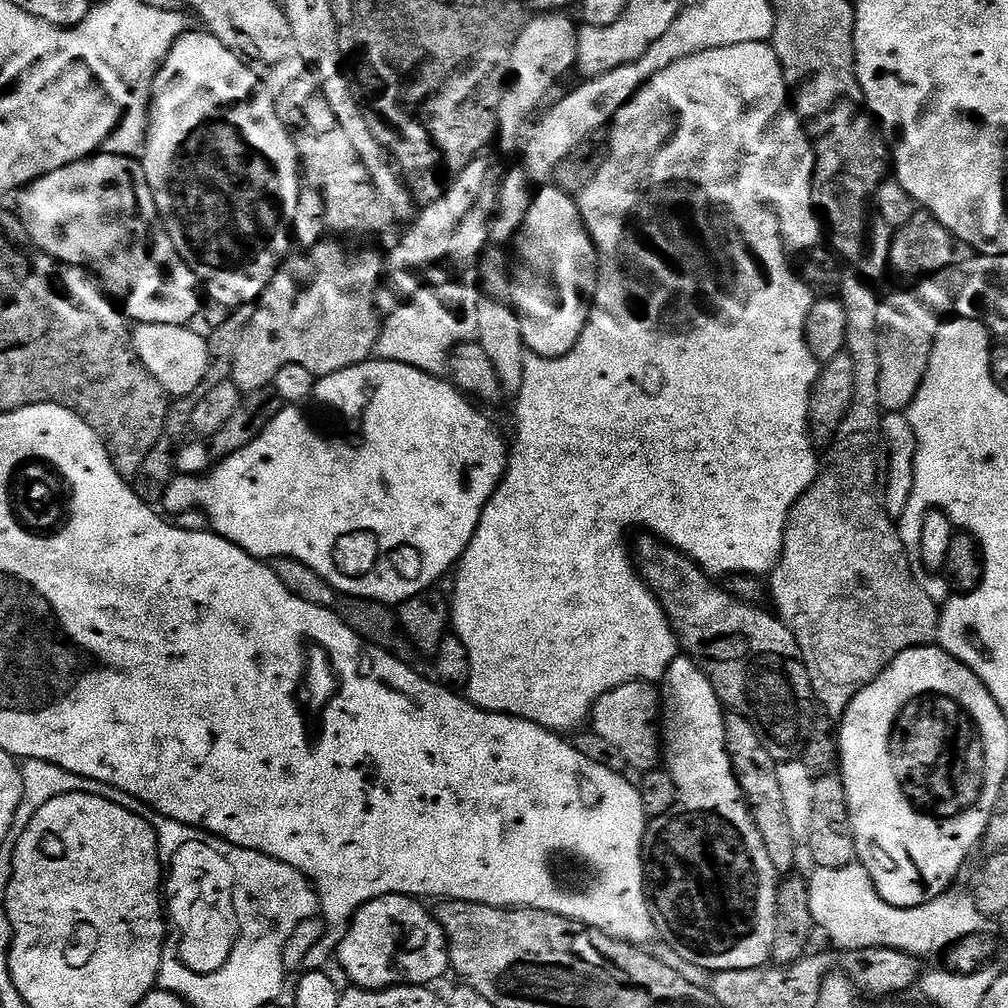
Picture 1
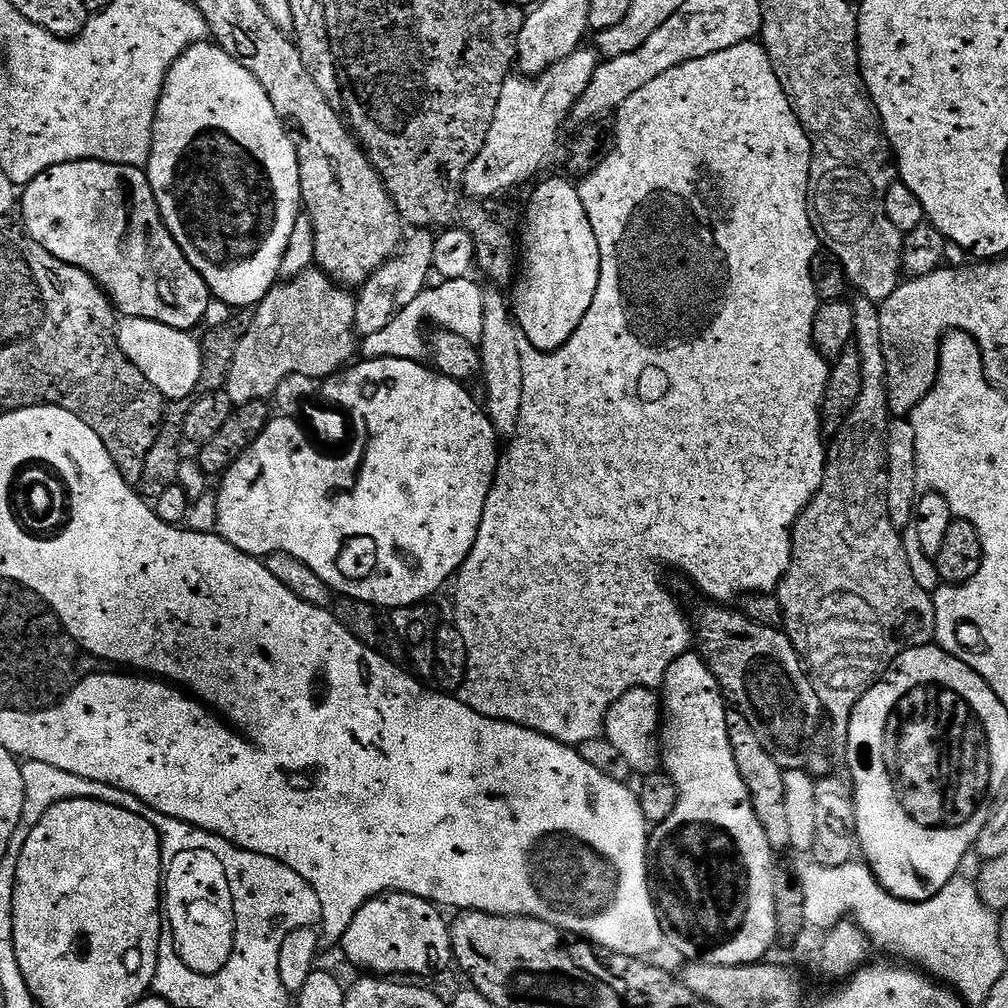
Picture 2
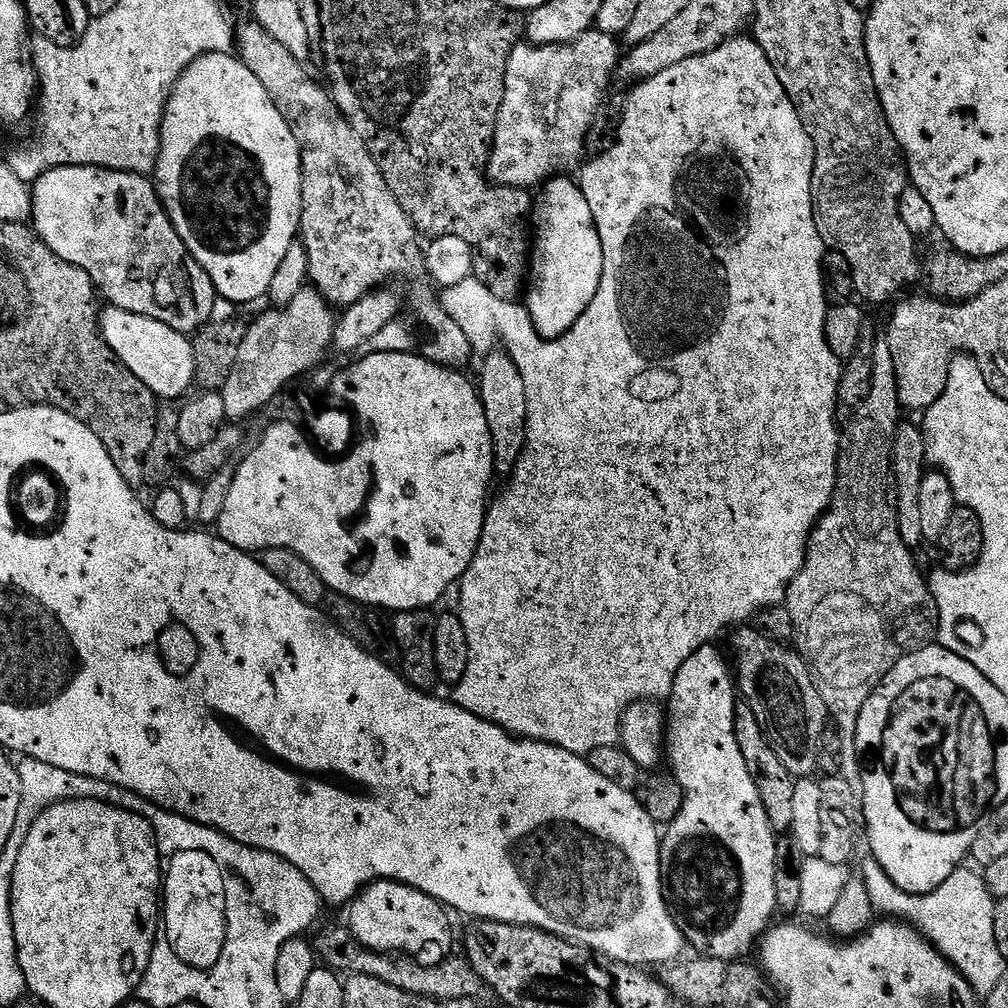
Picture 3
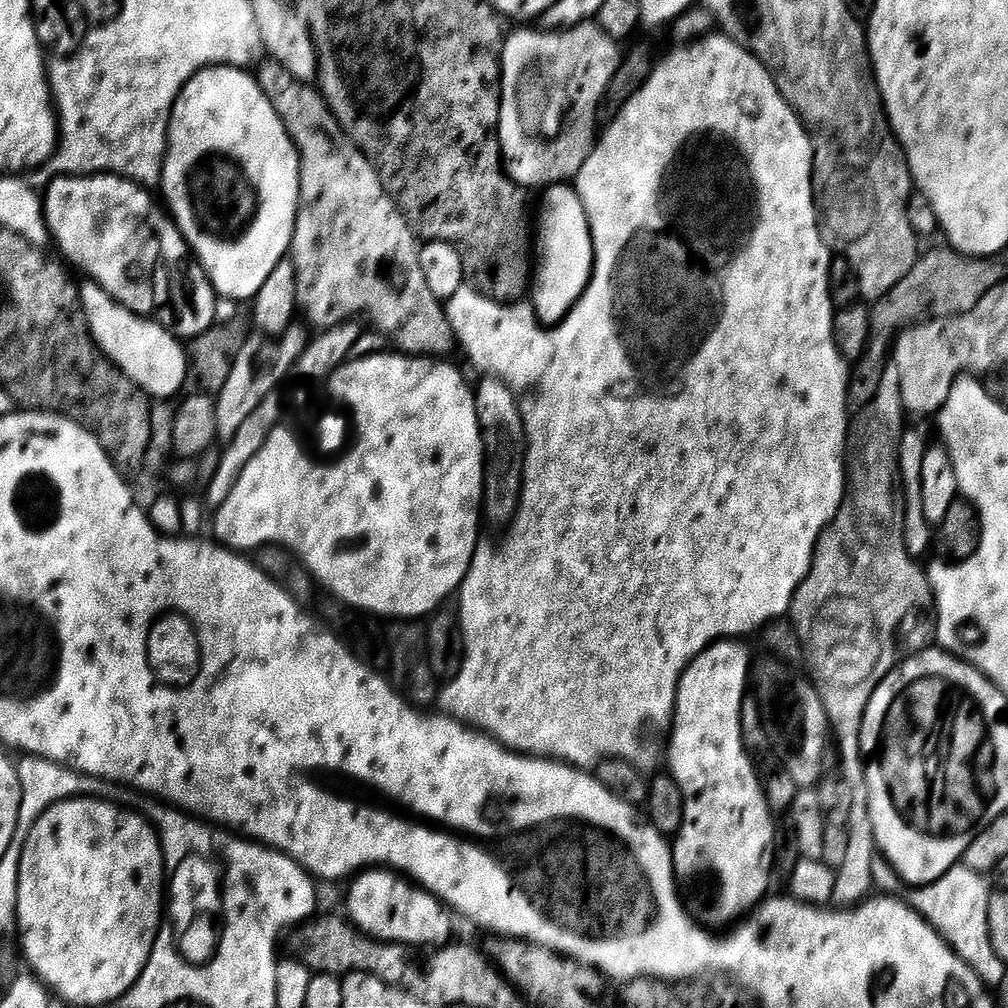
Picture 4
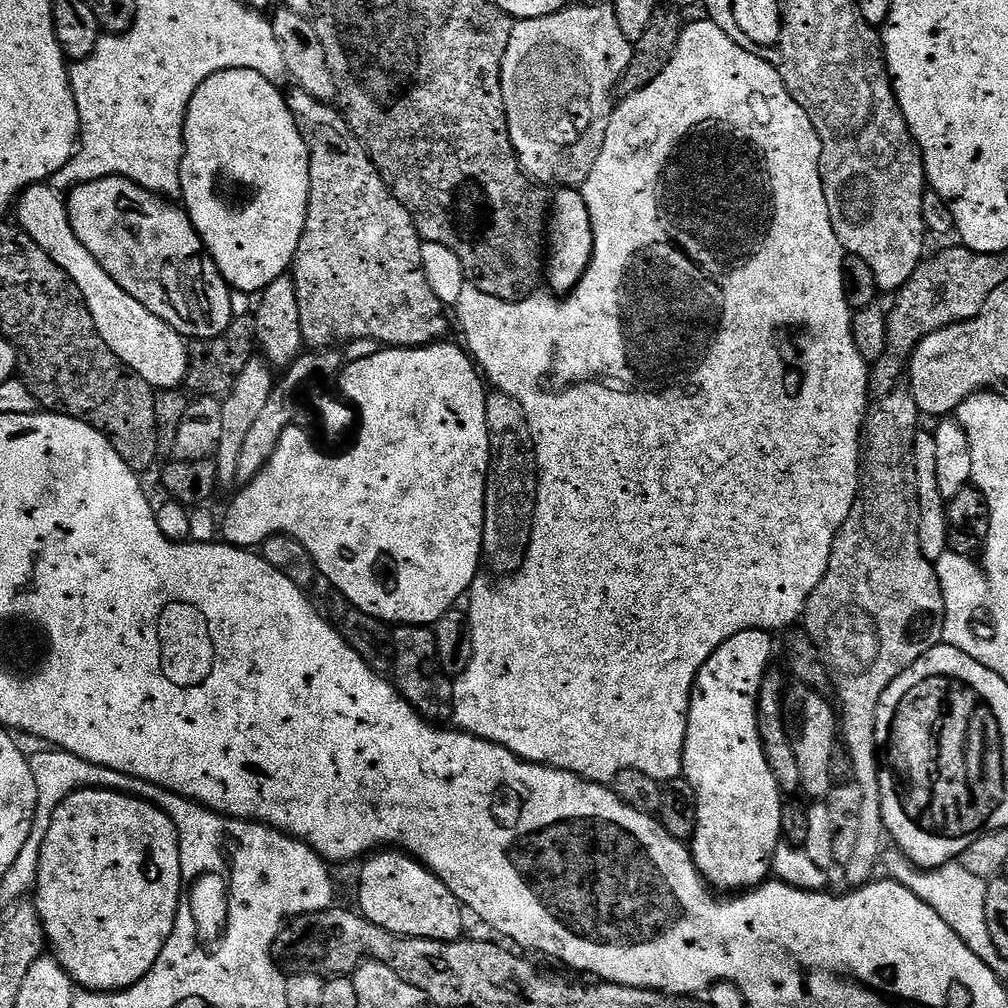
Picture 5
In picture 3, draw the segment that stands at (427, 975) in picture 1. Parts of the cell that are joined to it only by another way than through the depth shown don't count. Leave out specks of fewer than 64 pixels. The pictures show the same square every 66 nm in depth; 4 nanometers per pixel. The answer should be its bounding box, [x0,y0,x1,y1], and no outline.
[346,880,452,968]

